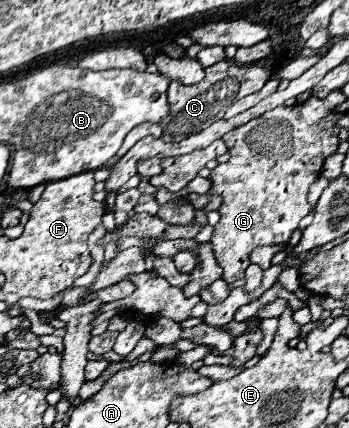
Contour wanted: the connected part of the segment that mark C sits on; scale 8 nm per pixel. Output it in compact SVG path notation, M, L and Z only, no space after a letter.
M223 60L217 62L209 68L205 68L205 78L199 84L193 86L185 86L185 84L177 84L171 82L169 84L169 104L171 104L171 112L167 116L167 120L161 124L163 126L163 140L165 142L177 142L183 140L195 132L205 130L207 126L211 126L215 120L221 120L223 114L227 112L227 108L241 100L243 96L249 96L253 92L259 92L265 82L269 80L269 70L257 66L257 64L235 64L233 60Z

